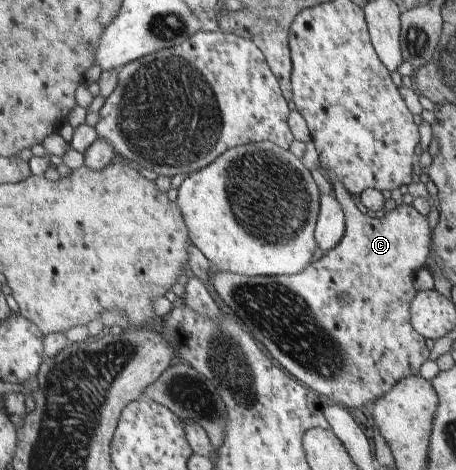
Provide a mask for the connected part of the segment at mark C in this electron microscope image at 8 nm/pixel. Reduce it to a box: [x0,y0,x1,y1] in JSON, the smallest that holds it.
[211,171,433,407]

